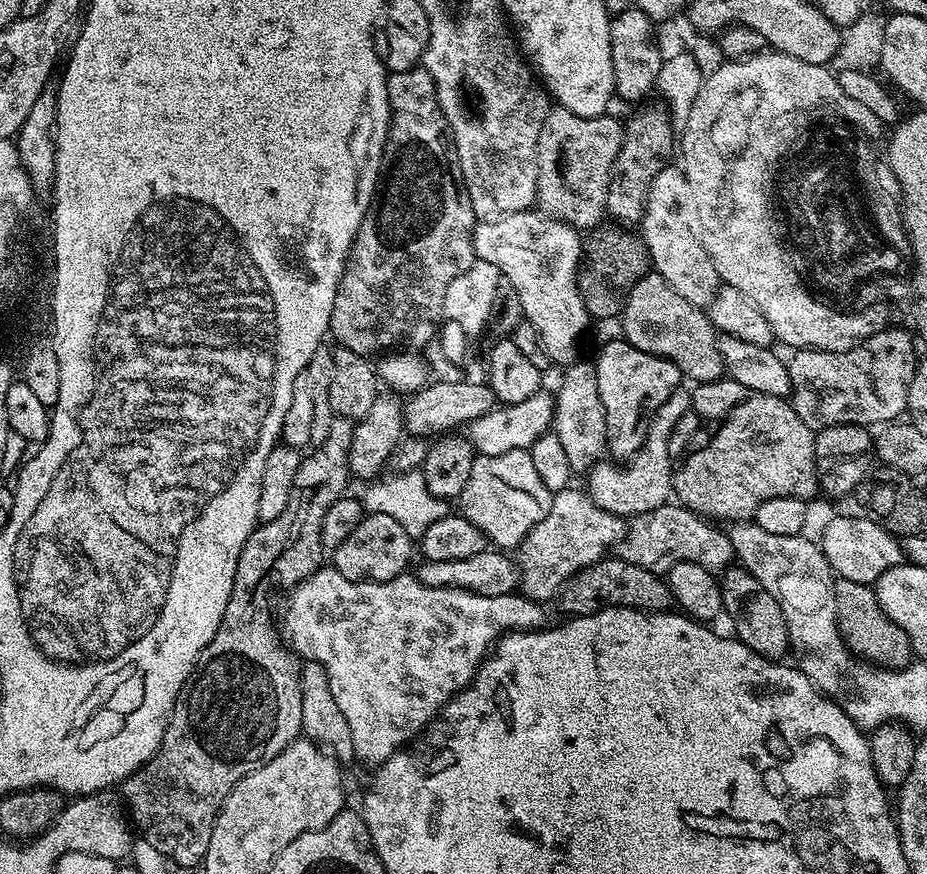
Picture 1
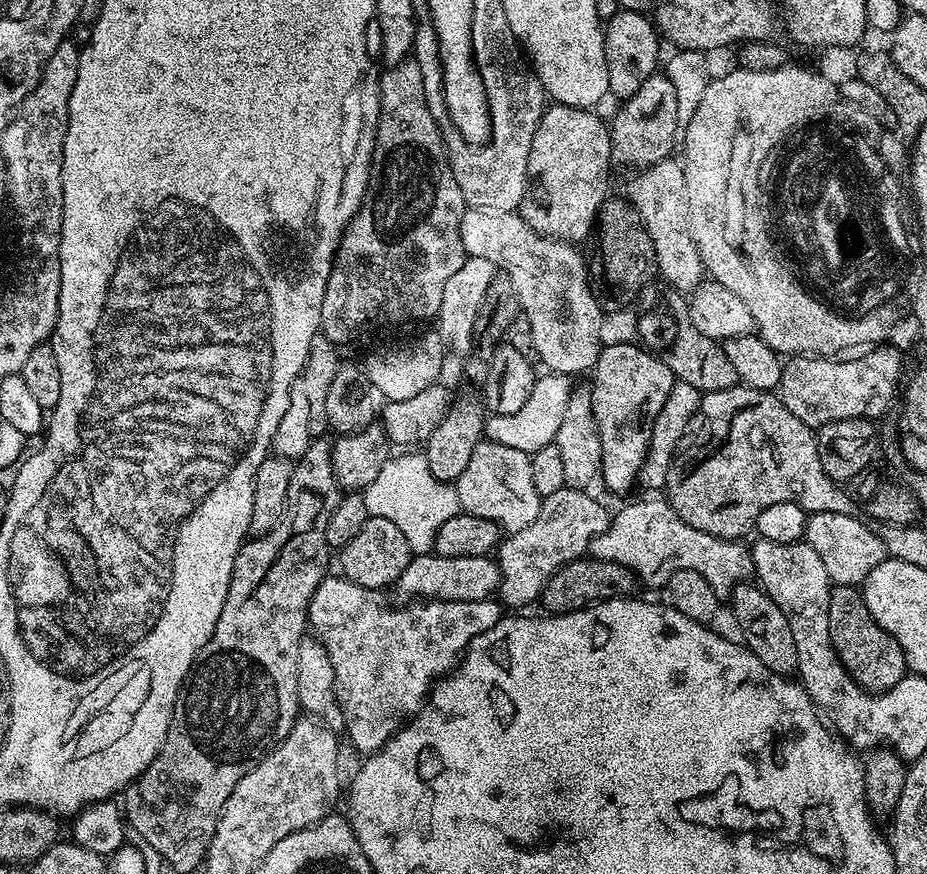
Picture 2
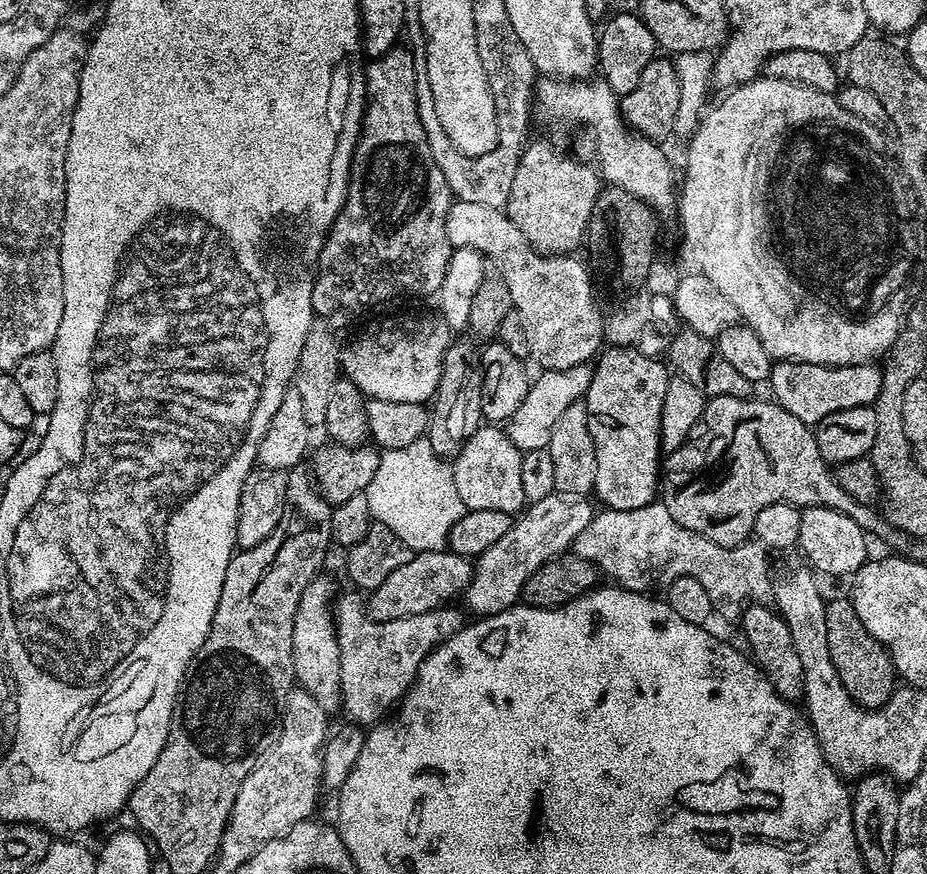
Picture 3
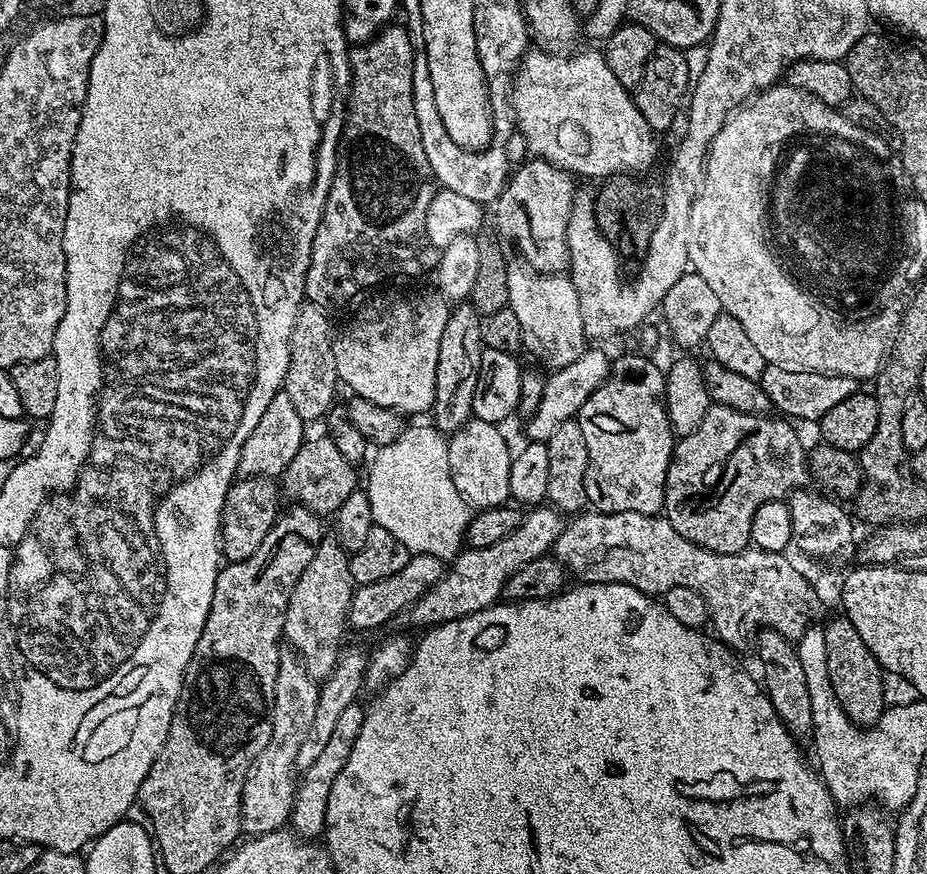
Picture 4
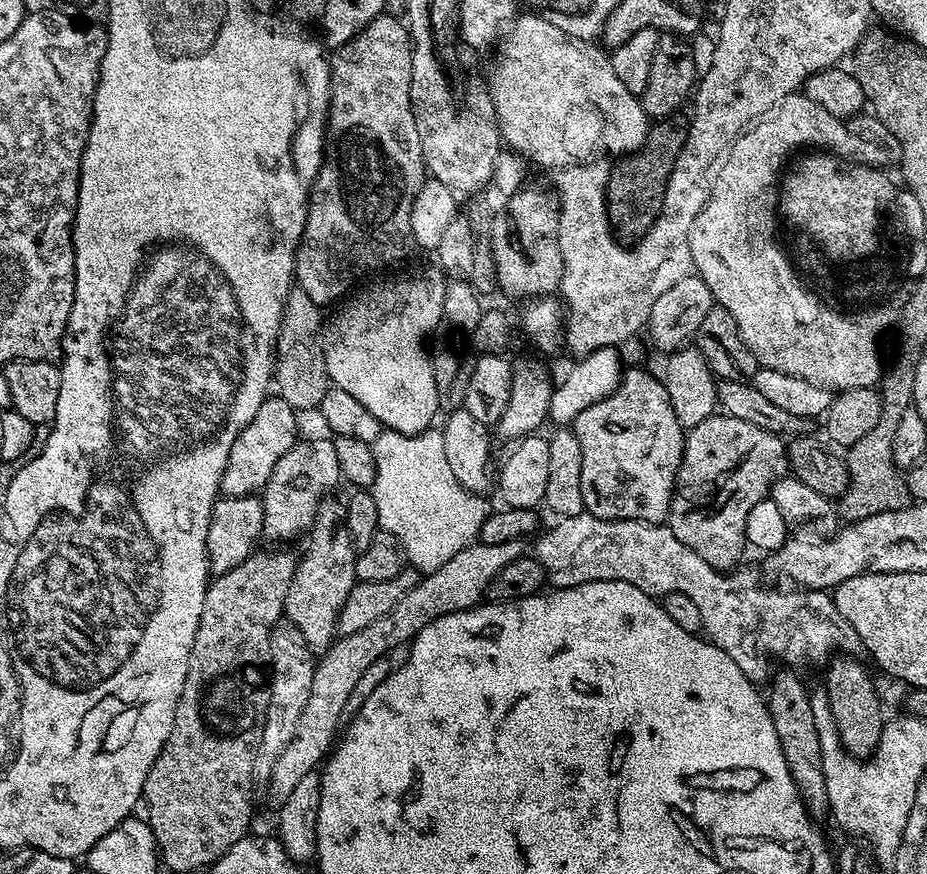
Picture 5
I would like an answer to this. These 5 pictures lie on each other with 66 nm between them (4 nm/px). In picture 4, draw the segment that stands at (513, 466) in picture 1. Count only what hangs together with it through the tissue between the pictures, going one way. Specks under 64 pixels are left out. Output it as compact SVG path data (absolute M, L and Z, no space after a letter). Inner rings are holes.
M473 418L447 437L450 475L458 493L476 510L499 508L507 505L511 497L510 474L514 452L508 449L508 440L500 431L495 424Z

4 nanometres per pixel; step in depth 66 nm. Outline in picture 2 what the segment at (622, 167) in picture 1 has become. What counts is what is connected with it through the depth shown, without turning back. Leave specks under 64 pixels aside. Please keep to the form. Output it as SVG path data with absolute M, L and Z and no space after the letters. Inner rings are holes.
M653 74L642 82L642 86L630 98L619 105L616 117L610 120L610 131L612 133L612 162L613 165L621 164L624 168L631 170L652 170L656 165L665 163L672 152L672 147L677 147L678 137L682 132L680 115L678 114L678 94L674 91L674 82L666 74Z

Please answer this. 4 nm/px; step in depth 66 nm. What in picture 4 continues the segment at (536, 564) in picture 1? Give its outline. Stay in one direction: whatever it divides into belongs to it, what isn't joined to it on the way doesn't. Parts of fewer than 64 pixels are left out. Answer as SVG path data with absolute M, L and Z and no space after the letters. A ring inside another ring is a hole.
M536 506L525 515L522 523L514 531L506 534L506 538L502 538L502 542L494 542L494 546L481 548L465 547L447 565L443 578L434 582L434 586L430 586L426 594L418 598L418 602L414 602L400 613L399 623L427 630L435 628L437 624L445 624L474 614L483 608L492 607L503 597L510 574L522 570L526 562L534 562L534 558L547 556L553 551L565 523L565 517L557 509L551 506Z

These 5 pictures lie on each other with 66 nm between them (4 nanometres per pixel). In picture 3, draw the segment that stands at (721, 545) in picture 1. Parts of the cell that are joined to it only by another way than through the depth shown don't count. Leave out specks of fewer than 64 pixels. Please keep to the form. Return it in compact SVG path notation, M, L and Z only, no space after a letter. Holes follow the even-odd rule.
M663 502L638 506L638 510L597 511L590 526L578 534L571 551L596 565L605 577L612 579L609 581L629 592L648 594L653 591L651 588L663 589L683 576L694 578L702 582L706 594L710 594L717 617L739 617L749 602L763 601L764 595L767 592L769 595L774 588L774 572L768 569L769 553L763 544L745 542L733 548L718 546L718 542L710 542L710 538L702 538L702 534L686 530L686 526L678 526Z

